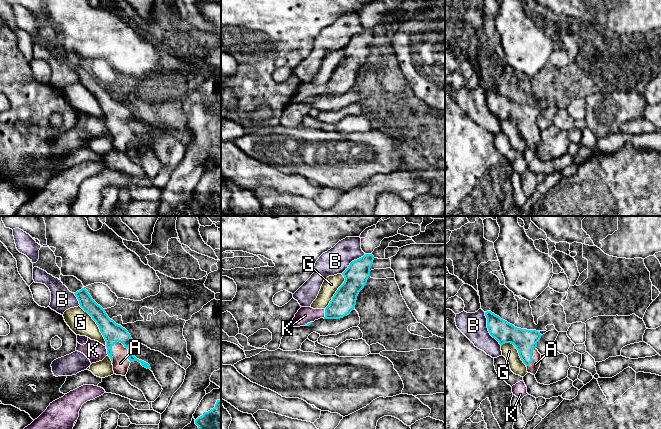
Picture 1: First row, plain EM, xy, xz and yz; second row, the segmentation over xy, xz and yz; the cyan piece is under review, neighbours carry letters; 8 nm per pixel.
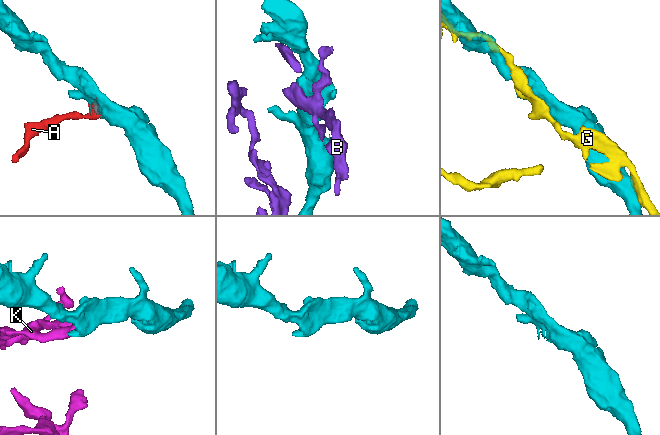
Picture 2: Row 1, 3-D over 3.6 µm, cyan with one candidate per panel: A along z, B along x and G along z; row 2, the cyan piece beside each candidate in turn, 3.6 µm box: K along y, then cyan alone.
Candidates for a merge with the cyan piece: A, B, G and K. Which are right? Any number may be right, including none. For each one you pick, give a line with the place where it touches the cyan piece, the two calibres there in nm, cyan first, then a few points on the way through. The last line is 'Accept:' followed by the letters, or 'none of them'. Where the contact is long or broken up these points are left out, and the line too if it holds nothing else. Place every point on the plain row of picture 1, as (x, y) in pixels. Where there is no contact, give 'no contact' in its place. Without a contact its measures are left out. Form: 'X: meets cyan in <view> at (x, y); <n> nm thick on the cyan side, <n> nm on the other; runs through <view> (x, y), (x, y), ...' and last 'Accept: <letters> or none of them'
A: meets cyan in xy at (128, 127); 160 nm thick on the cyan side, 130 nm on the other; runs through xy (112, 108), (128, 127), (121, 134), (120, 139)
Accept: A

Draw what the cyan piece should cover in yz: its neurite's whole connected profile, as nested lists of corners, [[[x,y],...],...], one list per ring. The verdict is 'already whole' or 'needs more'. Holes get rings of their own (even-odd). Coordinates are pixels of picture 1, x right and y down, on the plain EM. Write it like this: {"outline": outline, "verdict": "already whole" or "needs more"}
{"outline": [[[491,87],[485,88],[487,104],[490,111],[502,122],[505,119],[513,120],[519,132],[527,143],[527,148],[535,151],[541,140],[541,130],[536,125],[541,110],[536,106],[517,104],[501,95]]], "verdict": "needs more"}

